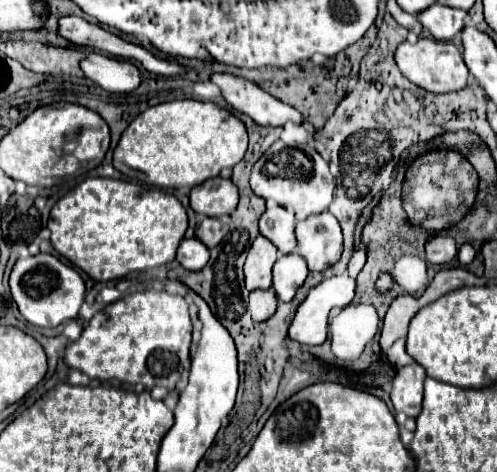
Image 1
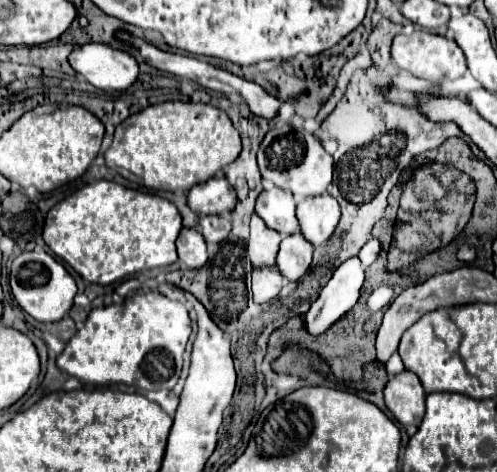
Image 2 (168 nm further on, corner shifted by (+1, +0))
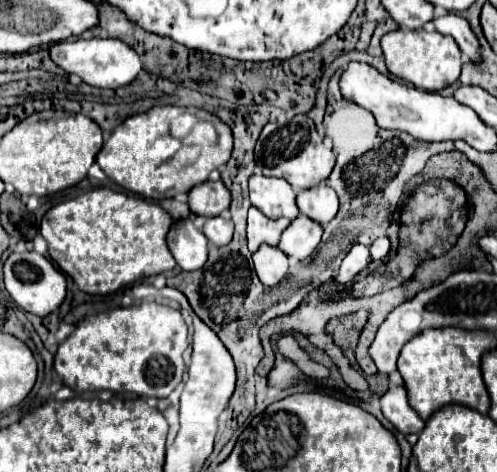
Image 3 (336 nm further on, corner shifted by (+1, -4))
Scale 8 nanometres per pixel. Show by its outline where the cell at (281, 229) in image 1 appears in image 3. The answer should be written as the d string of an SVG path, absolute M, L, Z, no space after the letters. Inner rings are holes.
M252 175L248 179L250 187L250 201L254 207L258 207L266 217L296 217L296 193L292 191L290 183L276 177L264 177L264 175Z

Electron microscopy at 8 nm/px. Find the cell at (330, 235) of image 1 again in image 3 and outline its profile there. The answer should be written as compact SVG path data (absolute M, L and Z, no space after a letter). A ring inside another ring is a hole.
M322 181L312 189L302 189L296 195L296 205L302 215L326 225L338 211L338 195Z

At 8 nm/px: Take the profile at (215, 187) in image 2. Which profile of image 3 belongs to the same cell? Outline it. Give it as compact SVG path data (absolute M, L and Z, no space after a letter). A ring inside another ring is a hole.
M208 179L196 185L188 193L188 207L196 215L204 215L204 217L220 215L230 207L230 191L222 183L222 179L216 179L216 181Z

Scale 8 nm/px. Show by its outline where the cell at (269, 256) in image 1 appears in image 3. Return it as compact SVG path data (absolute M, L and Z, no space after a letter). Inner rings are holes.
M250 207L248 211L248 249L254 253L260 243L278 245L278 237L282 231L290 225L290 219L268 219L262 211L256 207Z

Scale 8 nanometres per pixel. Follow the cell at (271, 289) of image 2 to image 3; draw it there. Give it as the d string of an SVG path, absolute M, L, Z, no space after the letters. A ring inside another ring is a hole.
M260 245L258 253L252 253L252 261L260 281L266 287L278 285L288 271L288 255L274 245Z

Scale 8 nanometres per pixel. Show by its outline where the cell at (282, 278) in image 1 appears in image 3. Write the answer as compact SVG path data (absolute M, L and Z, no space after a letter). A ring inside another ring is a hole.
M298 215L282 233L278 247L292 257L294 261L302 261L312 255L312 251L318 247L324 227L312 221L310 217Z

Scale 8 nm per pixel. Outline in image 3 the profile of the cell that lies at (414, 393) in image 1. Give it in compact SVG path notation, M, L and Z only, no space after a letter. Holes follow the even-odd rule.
M390 385L386 395L380 399L384 417L404 435L420 433L424 429L424 421L416 417L416 411L408 403L408 395L404 387Z

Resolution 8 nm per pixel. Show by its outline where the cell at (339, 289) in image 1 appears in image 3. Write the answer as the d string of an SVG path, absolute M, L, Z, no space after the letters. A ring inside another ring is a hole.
M354 245L348 255L344 257L340 269L338 269L338 275L336 275L336 281L338 285L348 285L352 283L352 279L370 263L370 249L368 245Z

